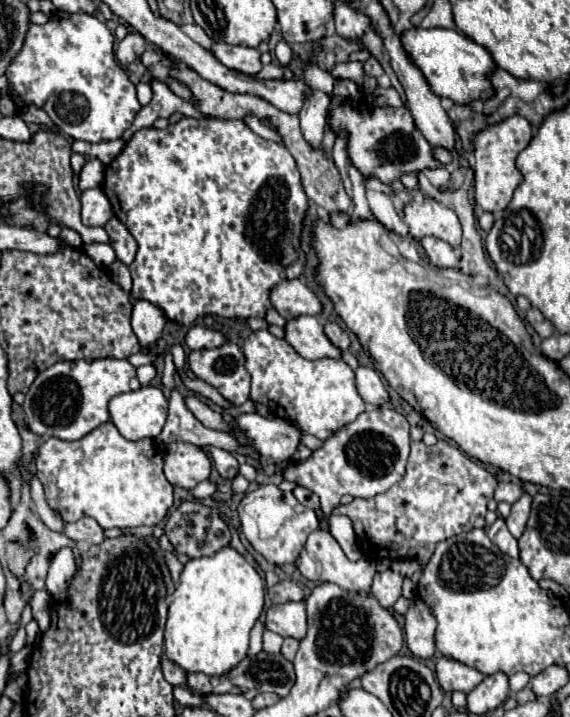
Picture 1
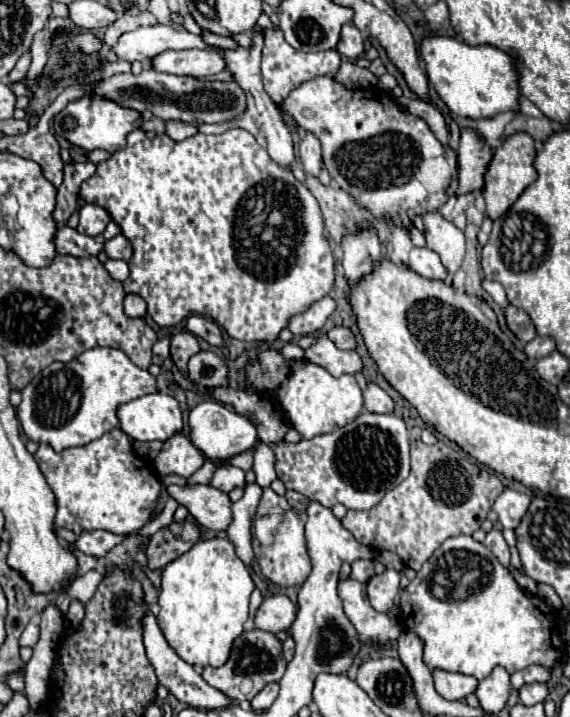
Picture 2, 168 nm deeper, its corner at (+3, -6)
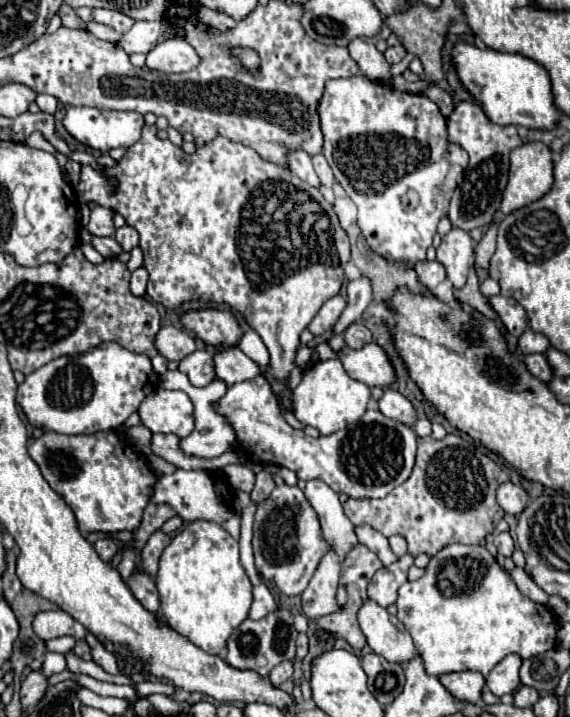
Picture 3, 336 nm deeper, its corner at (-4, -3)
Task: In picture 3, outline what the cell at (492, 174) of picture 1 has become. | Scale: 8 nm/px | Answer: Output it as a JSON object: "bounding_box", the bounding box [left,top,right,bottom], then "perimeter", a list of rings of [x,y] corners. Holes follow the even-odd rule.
{"bounding_box":[501,143,553,215],"perimeter":[[[525,143],[511,151],[509,183],[503,193],[501,211],[507,215],[541,199],[553,187],[551,149],[543,143]]]}

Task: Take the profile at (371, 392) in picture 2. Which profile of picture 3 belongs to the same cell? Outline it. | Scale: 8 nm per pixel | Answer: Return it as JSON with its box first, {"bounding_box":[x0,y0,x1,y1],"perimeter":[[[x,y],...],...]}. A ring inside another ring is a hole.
{"bounding_box":[379,389,417,425],"perimeter":[[[385,389],[383,397],[379,399],[379,411],[393,419],[393,421],[399,421],[399,423],[405,423],[405,425],[415,425],[417,421],[417,415],[415,415],[415,409],[411,405],[409,399],[405,399],[399,391],[395,389]]]}

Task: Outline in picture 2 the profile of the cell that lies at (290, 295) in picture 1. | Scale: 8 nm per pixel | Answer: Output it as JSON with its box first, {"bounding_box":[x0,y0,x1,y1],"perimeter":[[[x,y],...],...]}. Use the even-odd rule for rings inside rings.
{"bounding_box":[288,296,336,336],"perimeter":[[[324,296],[322,300],[314,302],[308,310],[292,316],[288,322],[288,330],[296,332],[296,336],[314,334],[326,324],[326,320],[334,312],[334,308],[336,308],[336,302],[330,296]]]}

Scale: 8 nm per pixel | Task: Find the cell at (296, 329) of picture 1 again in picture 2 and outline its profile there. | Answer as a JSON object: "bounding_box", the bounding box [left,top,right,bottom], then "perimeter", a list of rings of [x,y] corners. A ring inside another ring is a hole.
{"bounding_box":[304,334,362,376],"perimeter":[[[320,334],[316,342],[304,350],[304,360],[326,368],[332,376],[354,374],[362,370],[360,356],[354,350],[338,350],[334,342],[326,338],[326,334]]]}

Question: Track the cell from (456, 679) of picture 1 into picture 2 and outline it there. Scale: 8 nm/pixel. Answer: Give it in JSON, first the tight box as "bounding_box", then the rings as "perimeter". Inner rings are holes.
{"bounding_box":[434,670,478,700],"perimeter":[[[434,670],[434,686],[436,686],[436,692],[446,700],[464,700],[468,694],[476,690],[478,680],[466,674]]]}

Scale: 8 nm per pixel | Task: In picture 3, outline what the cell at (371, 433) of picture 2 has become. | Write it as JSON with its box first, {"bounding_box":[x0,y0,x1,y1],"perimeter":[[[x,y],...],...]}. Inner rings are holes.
{"bounding_box":[213,375,417,499],"perimeter":[[[259,375],[251,381],[243,381],[243,383],[235,383],[227,389],[227,393],[213,403],[215,411],[223,417],[227,417],[229,425],[233,427],[235,435],[237,435],[237,447],[239,451],[243,451],[245,455],[249,455],[251,461],[255,463],[265,463],[265,465],[275,465],[275,467],[287,467],[291,471],[297,473],[299,479],[309,481],[309,479],[321,479],[325,481],[333,491],[337,493],[347,493],[349,497],[361,499],[361,497],[385,497],[391,489],[395,489],[397,485],[405,483],[413,471],[415,465],[415,453],[417,453],[417,435],[411,427],[405,427],[403,423],[397,423],[389,417],[385,417],[381,411],[365,411],[365,415],[347,425],[345,429],[327,435],[327,437],[307,437],[303,431],[293,429],[285,419],[283,413],[279,409],[277,397],[273,395],[269,381]]]}

